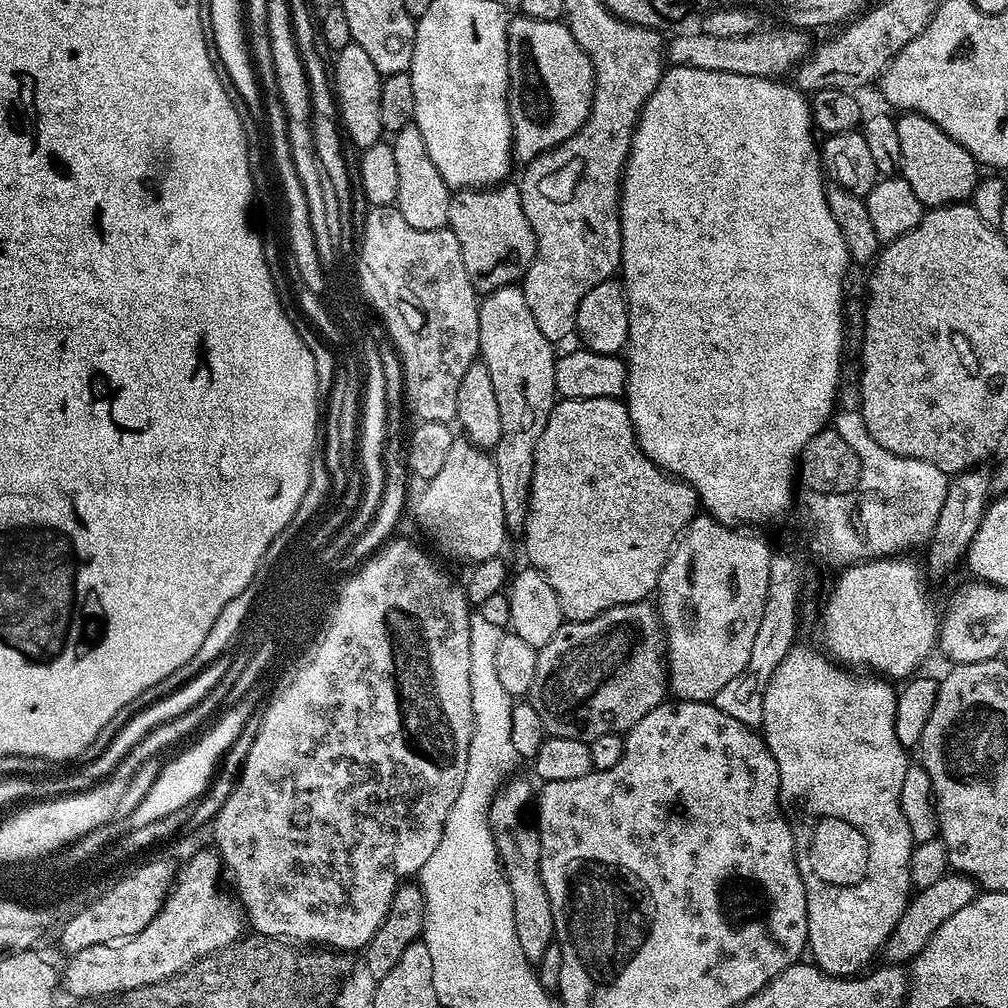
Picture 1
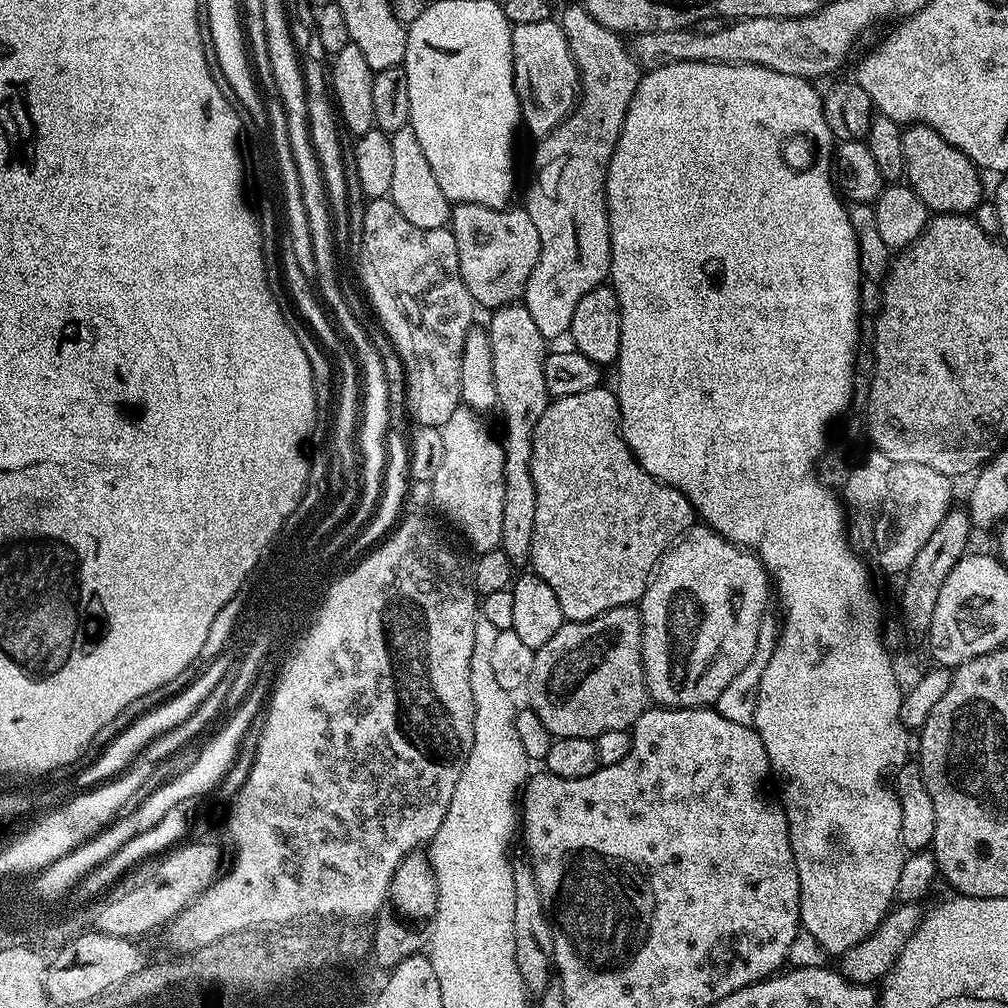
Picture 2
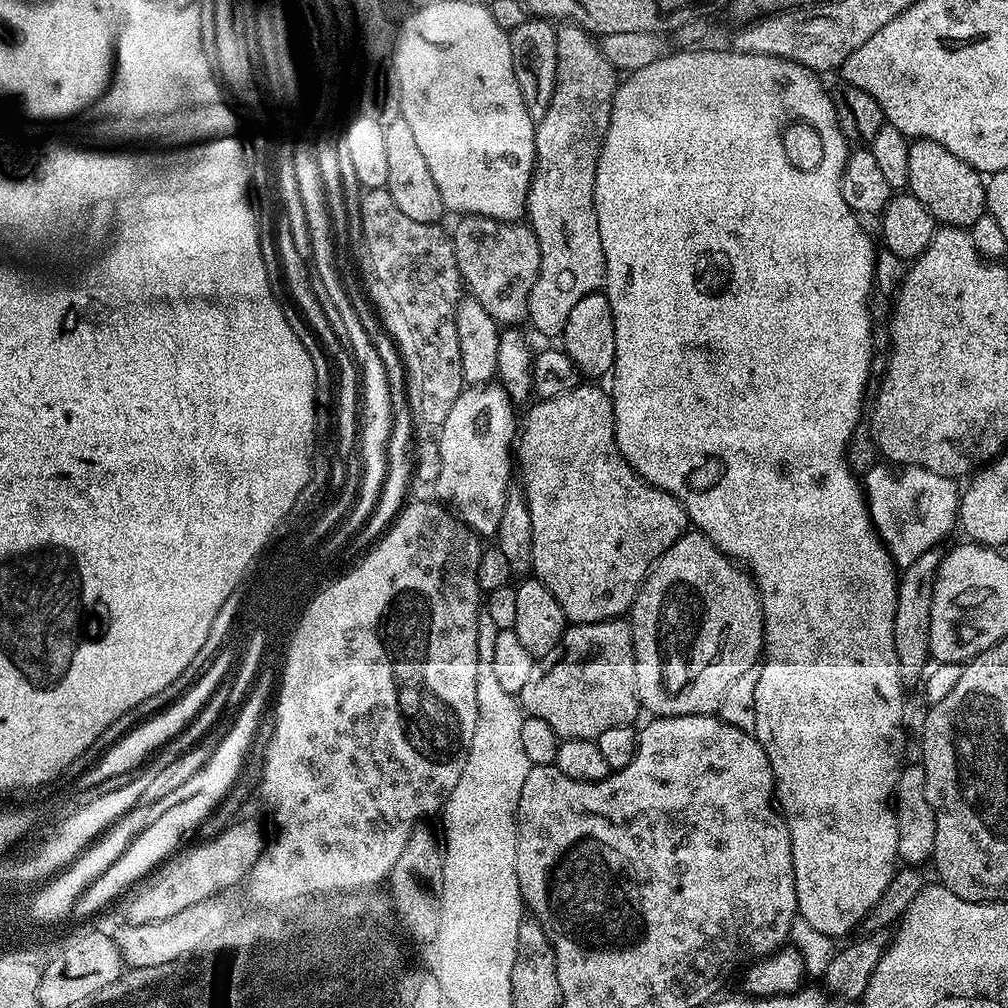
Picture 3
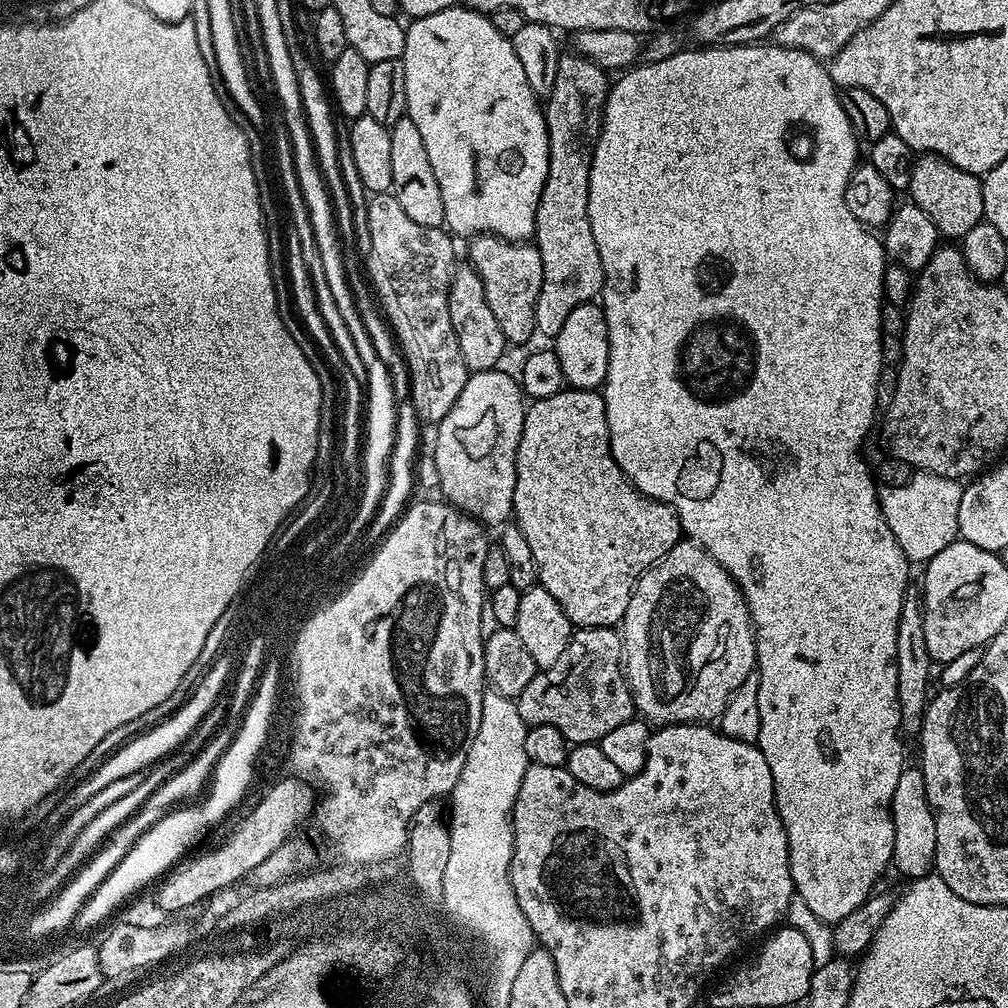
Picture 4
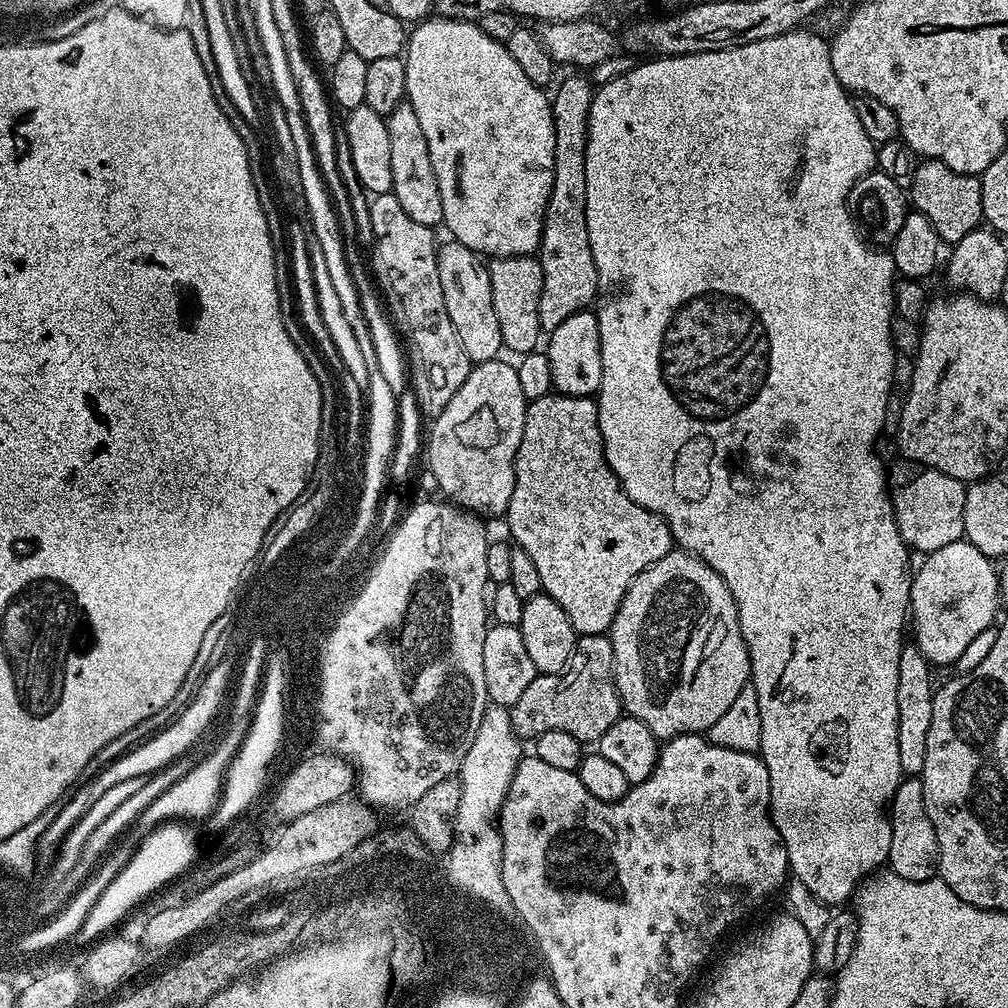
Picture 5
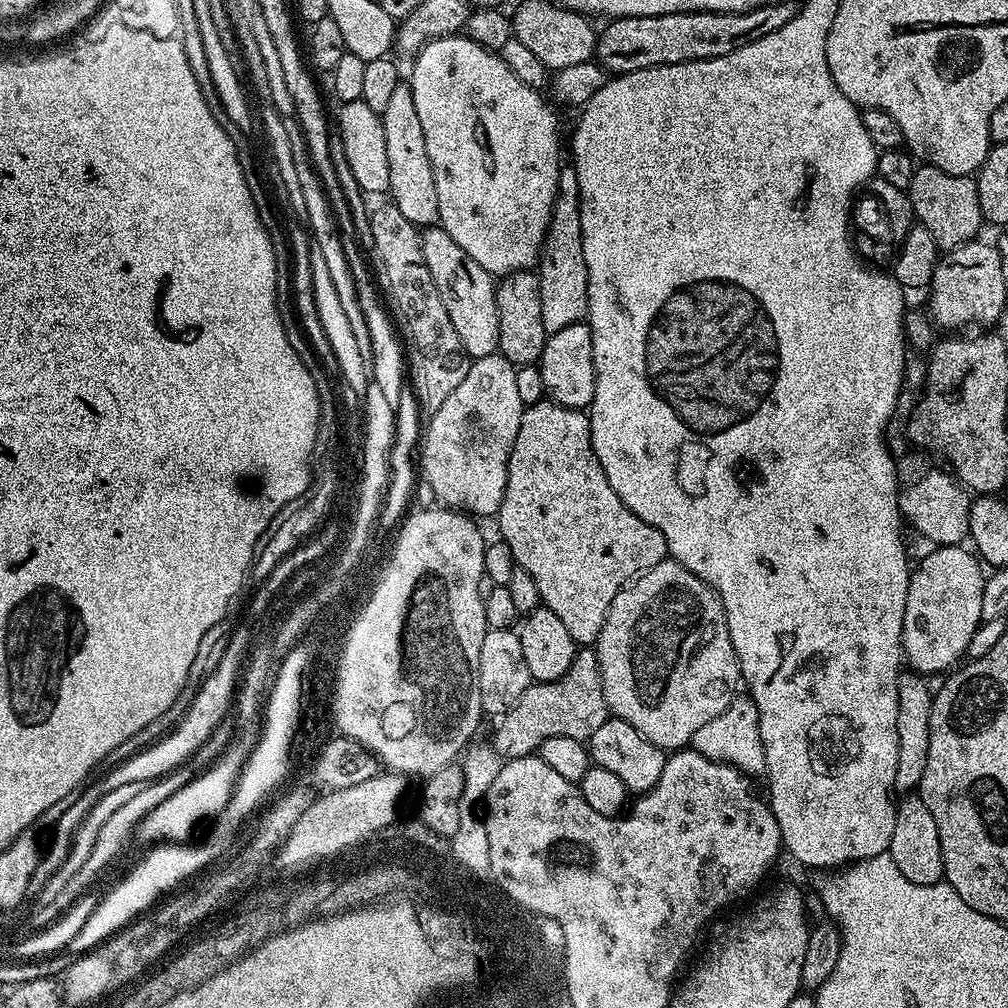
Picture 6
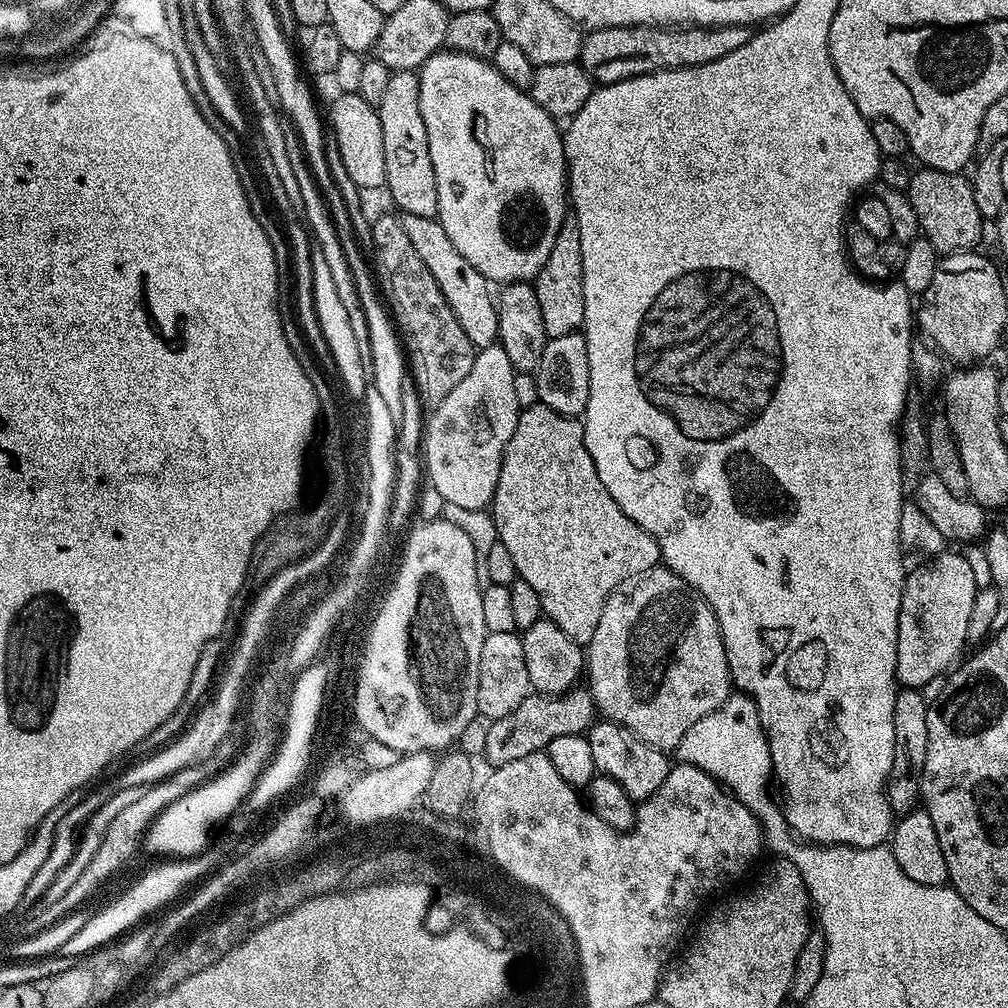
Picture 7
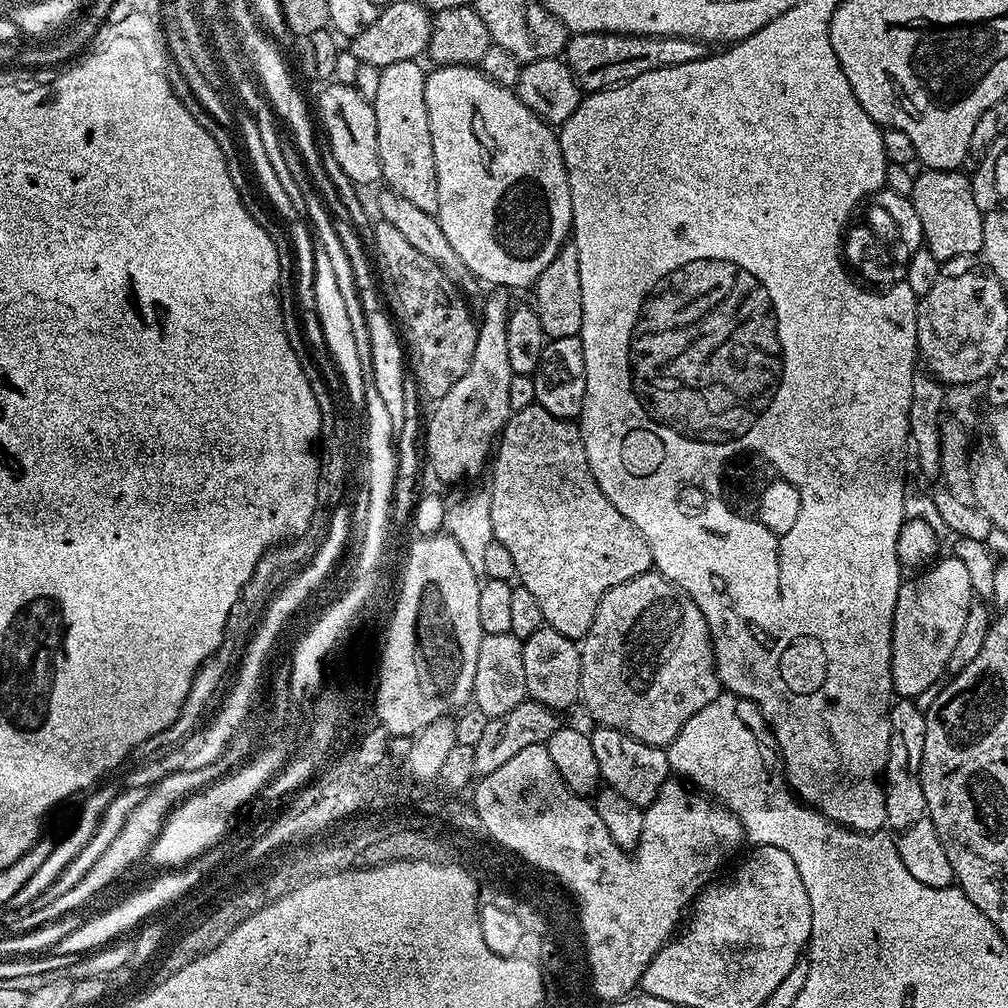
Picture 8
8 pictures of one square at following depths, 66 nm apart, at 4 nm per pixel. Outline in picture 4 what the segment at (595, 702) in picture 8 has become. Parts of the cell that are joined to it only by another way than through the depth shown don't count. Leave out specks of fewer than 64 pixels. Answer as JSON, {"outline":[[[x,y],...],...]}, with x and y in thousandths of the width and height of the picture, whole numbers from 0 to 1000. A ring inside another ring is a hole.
{"outline":[[[676,534],[655,557],[636,569],[634,577],[631,578],[631,584],[627,587],[625,601],[621,601],[621,609],[617,616],[617,634],[619,637],[619,654],[617,656],[619,673],[623,677],[623,684],[627,686],[630,705],[640,715],[651,720],[697,718],[713,715],[714,709],[720,704],[722,693],[728,688],[728,685],[732,685],[732,681],[736,681],[736,677],[740,677],[740,673],[747,670],[750,661],[750,629],[736,585],[730,580],[725,569],[695,540],[682,534]]]}

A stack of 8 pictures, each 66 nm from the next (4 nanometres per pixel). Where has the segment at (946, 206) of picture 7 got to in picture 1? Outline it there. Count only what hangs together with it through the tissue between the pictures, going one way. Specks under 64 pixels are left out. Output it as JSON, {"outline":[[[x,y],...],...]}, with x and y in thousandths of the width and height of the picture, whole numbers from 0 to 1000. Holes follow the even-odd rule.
{"outline":[[[897,111],[890,114],[889,124],[891,142],[895,144],[892,174],[896,175],[899,181],[903,181],[903,188],[911,192],[918,207],[959,199],[970,182],[970,164],[966,156],[914,111]]]}

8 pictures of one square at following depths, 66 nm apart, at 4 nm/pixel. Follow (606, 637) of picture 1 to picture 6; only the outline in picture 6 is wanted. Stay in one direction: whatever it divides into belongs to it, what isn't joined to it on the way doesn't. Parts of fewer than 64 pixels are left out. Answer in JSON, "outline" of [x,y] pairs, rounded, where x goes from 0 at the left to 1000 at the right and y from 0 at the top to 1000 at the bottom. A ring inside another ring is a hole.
{"outline":[[[579,641],[571,648],[571,656],[562,669],[546,677],[529,677],[518,688],[516,696],[495,711],[486,741],[500,754],[529,749],[542,732],[573,732],[582,736],[585,728],[605,713],[601,688],[597,685],[597,669],[591,644]]]}

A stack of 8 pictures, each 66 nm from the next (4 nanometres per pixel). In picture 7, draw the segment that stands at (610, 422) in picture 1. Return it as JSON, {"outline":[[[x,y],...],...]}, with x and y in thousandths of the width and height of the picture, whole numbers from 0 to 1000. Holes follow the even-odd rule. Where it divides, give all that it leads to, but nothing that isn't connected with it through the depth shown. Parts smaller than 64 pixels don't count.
{"outline":[[[535,399],[529,401],[526,405],[519,406],[514,415],[514,423],[510,423],[510,431],[506,435],[498,454],[498,466],[494,474],[492,492],[488,495],[486,501],[487,508],[488,516],[492,519],[492,528],[496,531],[493,532],[495,539],[500,540],[502,546],[506,546],[506,554],[510,554],[513,572],[521,575],[532,586],[534,594],[538,597],[540,611],[549,615],[554,621],[554,625],[565,629],[565,633],[569,633],[569,637],[576,641],[582,641],[585,633],[589,633],[589,624],[593,621],[593,613],[597,613],[597,601],[603,590],[619,575],[628,574],[635,568],[652,563],[656,559],[651,535],[641,526],[637,526],[637,522],[633,522],[633,518],[621,514],[621,510],[617,510],[617,502],[613,502],[613,498],[609,498],[609,494],[605,494],[605,486],[601,486],[601,482],[597,482],[597,474],[593,474],[589,454],[585,454],[585,446],[581,446],[578,420],[566,413],[554,411]]]}

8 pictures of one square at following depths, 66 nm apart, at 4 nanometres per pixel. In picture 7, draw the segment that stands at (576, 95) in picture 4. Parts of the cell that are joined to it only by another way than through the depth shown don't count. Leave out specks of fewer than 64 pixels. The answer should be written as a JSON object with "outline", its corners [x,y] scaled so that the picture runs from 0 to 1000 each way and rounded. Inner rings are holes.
{"outline":[[[561,216],[554,228],[554,236],[550,236],[550,248],[546,248],[546,256],[538,264],[538,268],[530,275],[534,305],[538,307],[538,323],[542,323],[545,337],[558,335],[558,331],[574,329],[579,323],[579,293],[577,292],[577,236],[573,236],[573,224],[570,217]]]}

